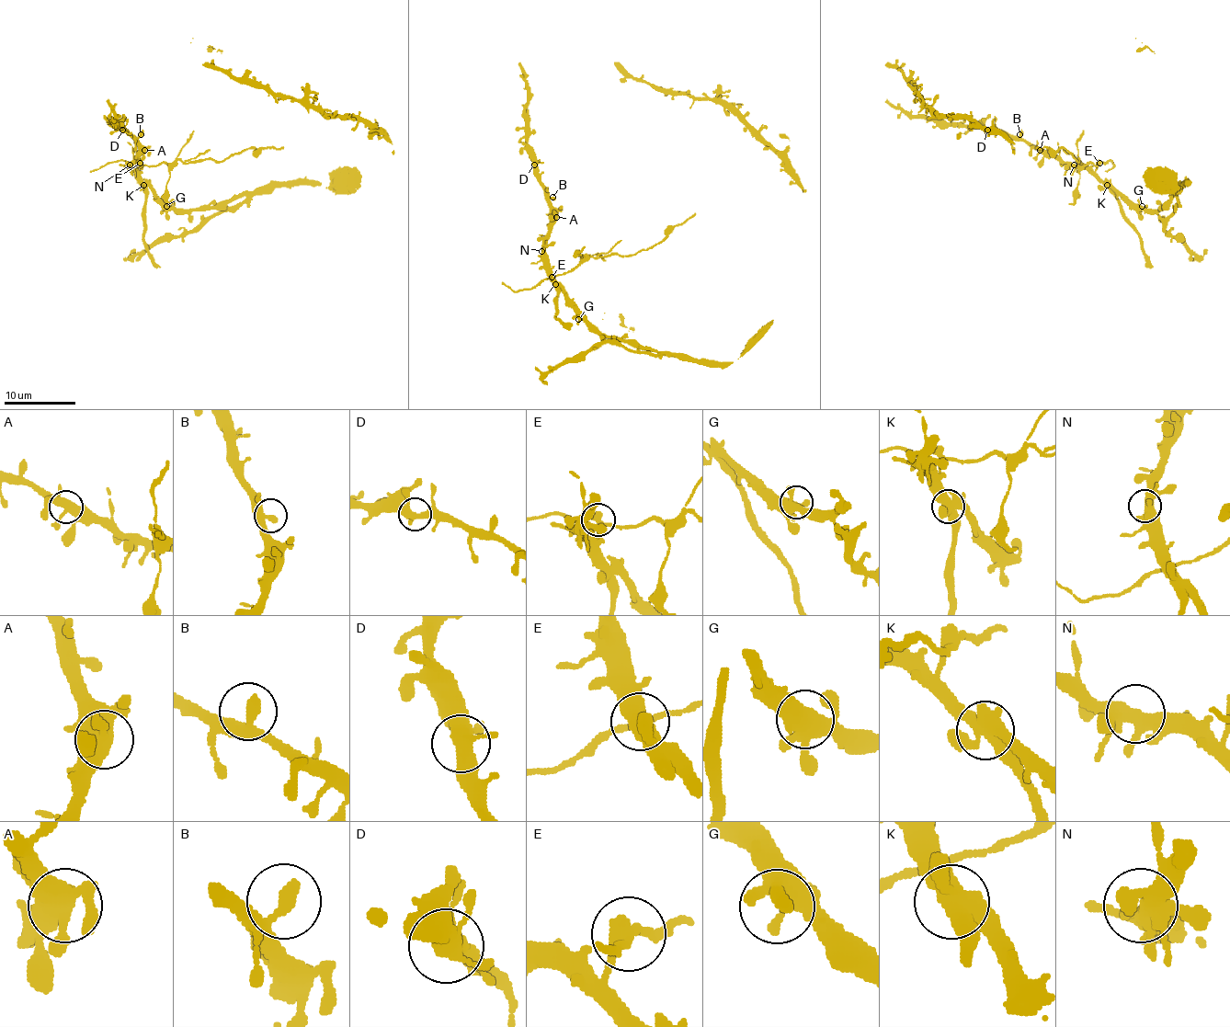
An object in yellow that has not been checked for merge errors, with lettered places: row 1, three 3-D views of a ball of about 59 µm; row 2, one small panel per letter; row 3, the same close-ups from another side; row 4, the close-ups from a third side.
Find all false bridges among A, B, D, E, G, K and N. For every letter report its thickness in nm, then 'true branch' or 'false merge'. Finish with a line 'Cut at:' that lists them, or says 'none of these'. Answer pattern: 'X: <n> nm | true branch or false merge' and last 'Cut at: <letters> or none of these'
A: 480 nm | true branch
B: 320 nm | true branch
D: 420 nm | true branch
E: 280 nm | false merge
G: 400 nm | true branch
K: 500 nm | false merge
N: 440 nm | true branch
Cut at: E, K

